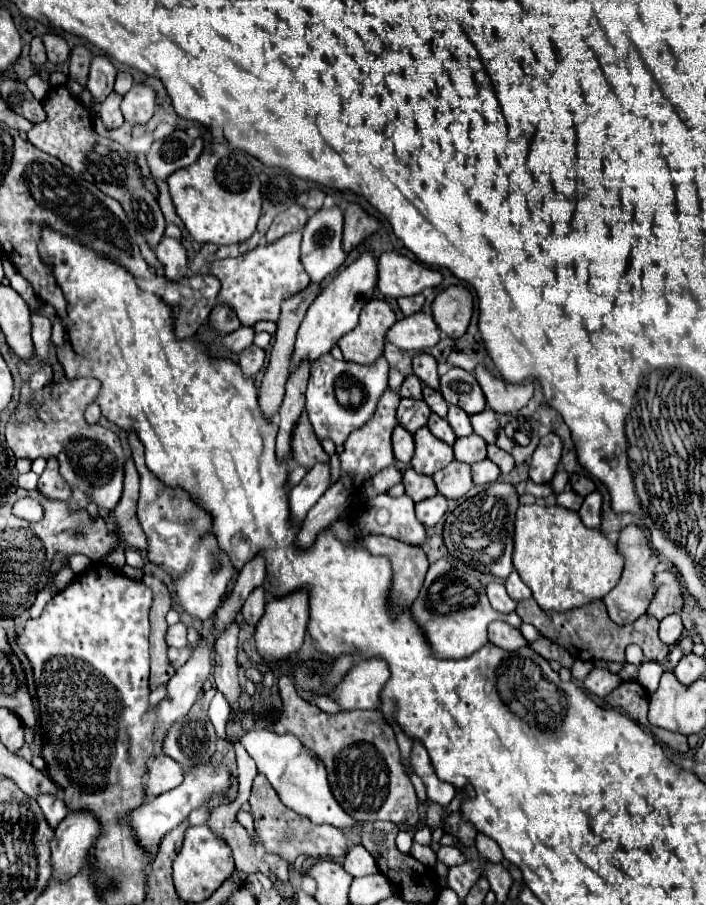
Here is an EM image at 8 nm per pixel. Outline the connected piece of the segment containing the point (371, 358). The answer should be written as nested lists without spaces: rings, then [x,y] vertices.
[[[368,301],[360,313],[360,323],[338,341],[344,359],[360,365],[376,363],[384,355],[384,335],[394,323],[396,315],[386,301]]]

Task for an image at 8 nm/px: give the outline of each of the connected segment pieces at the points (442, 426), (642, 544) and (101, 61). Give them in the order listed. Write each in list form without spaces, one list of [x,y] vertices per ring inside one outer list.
[[[432,413],[430,419],[428,419],[428,429],[430,429],[438,439],[442,439],[444,443],[454,445],[456,435],[454,435],[454,431],[452,431],[452,427],[448,425],[446,419],[442,419],[442,417],[438,417],[436,413]]]
[[[628,525],[626,529],[620,531],[616,547],[618,547],[620,555],[624,557],[624,571],[622,571],[622,577],[620,577],[618,585],[608,595],[604,595],[602,601],[606,603],[608,615],[614,623],[628,625],[628,623],[634,623],[634,619],[644,615],[646,609],[648,609],[648,603],[654,595],[654,591],[650,591],[650,583],[652,583],[654,569],[658,565],[658,557],[654,553],[654,549],[650,549],[646,533],[638,527],[634,527],[634,525]]]
[[[94,57],[92,67],[90,67],[90,77],[88,77],[88,91],[96,99],[96,103],[102,103],[110,93],[112,85],[116,79],[116,67],[110,63],[108,57]]]

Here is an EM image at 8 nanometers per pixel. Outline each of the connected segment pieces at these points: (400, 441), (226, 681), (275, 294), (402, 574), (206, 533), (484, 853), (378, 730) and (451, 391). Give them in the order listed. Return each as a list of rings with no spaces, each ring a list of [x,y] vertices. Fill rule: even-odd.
[[[398,425],[392,433],[392,447],[394,447],[394,455],[398,461],[410,463],[414,455],[414,437],[404,427]]]
[[[232,621],[224,631],[220,631],[216,639],[216,663],[214,663],[214,683],[220,693],[228,699],[232,711],[238,709],[238,697],[240,697],[240,685],[238,685],[238,663],[236,663],[236,651],[238,651],[238,623]]]
[[[300,233],[286,235],[270,245],[260,245],[236,259],[214,261],[210,273],[222,283],[218,303],[228,305],[246,327],[262,319],[278,321],[282,303],[308,287],[308,275],[304,267],[300,267]]]
[[[366,535],[360,543],[372,555],[386,555],[390,559],[394,577],[388,601],[394,613],[402,613],[404,607],[408,609],[416,601],[426,577],[428,559],[422,547],[412,547],[384,535]]]
[[[134,431],[128,433],[128,443],[136,469],[140,473],[140,499],[138,499],[138,521],[146,533],[148,549],[146,557],[154,565],[164,565],[172,569],[172,585],[176,593],[176,605],[200,619],[210,619],[226,593],[226,587],[232,577],[238,575],[228,553],[218,545],[216,535],[212,535],[212,515],[204,511],[182,487],[164,485],[144,463],[144,445]],[[192,563],[192,567],[188,567]]]
[[[478,833],[476,835],[476,847],[480,851],[480,861],[492,861],[492,863],[498,863],[502,861],[502,851],[498,847],[496,841],[492,841],[490,837],[486,837],[484,833]]]
[[[280,677],[280,695],[282,695],[282,715],[274,725],[278,735],[290,733],[296,735],[310,751],[318,755],[318,759],[326,765],[328,781],[332,795],[340,803],[340,807],[352,815],[356,821],[392,821],[392,823],[408,823],[418,825],[418,797],[416,791],[400,765],[400,749],[396,745],[396,737],[392,727],[384,721],[380,711],[344,711],[344,713],[324,713],[316,705],[304,701],[292,683],[290,677]]]
[[[450,367],[448,373],[440,377],[440,391],[446,403],[462,407],[468,415],[476,415],[486,409],[486,399],[476,377],[464,369]]]

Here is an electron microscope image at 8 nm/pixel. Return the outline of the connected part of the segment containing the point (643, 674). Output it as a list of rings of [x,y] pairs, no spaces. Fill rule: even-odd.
[[[644,661],[644,663],[640,665],[640,669],[638,669],[636,681],[638,681],[640,685],[644,685],[644,687],[648,689],[648,693],[652,693],[652,691],[656,691],[662,673],[664,673],[664,669],[662,669],[660,663],[656,661]]]

